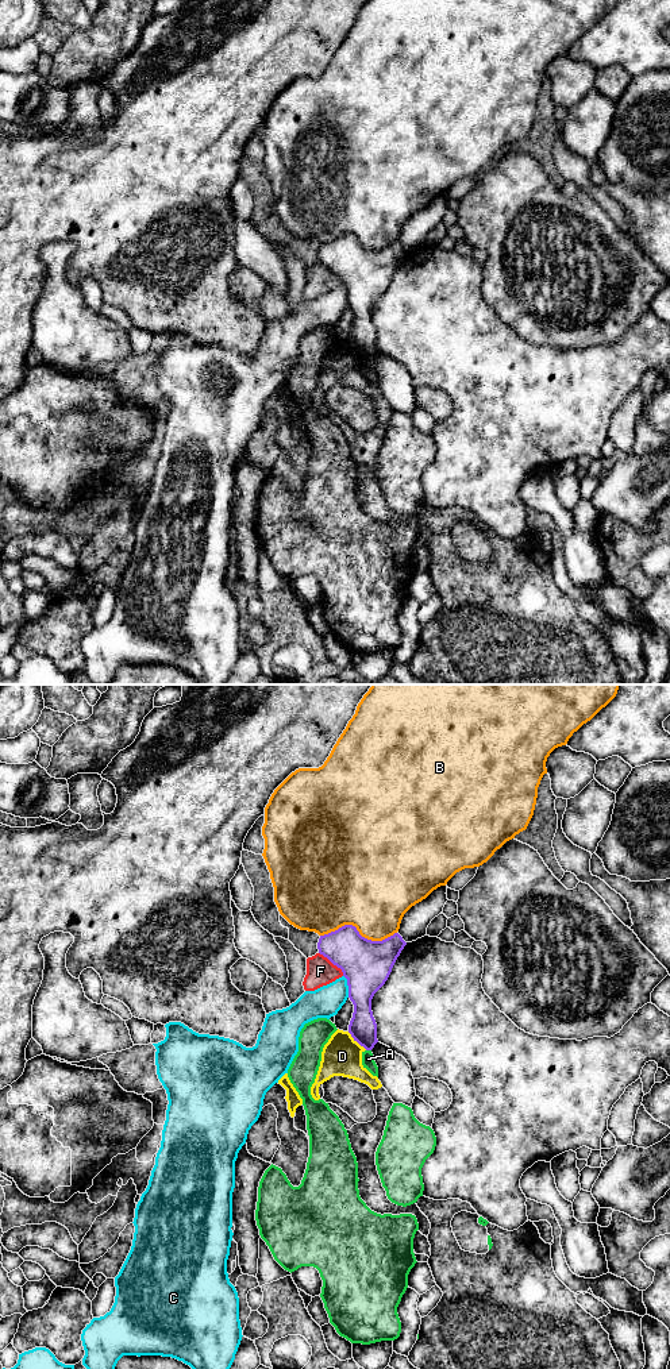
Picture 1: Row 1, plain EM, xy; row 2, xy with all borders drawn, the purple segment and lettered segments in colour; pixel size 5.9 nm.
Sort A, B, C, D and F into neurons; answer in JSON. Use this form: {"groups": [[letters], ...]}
{"groups": [["A", "F"], ["B"], ["C"], ["D"]]}

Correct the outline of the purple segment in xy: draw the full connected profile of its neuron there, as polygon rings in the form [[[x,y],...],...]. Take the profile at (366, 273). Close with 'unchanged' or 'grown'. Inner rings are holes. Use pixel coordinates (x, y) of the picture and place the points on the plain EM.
[[[353,234],[319,247],[319,262],[340,277],[347,288],[349,306],[354,313],[349,342],[366,359],[378,351],[371,308],[388,289],[405,254],[398,242],[382,250],[371,250],[362,246]]]; unchanged

